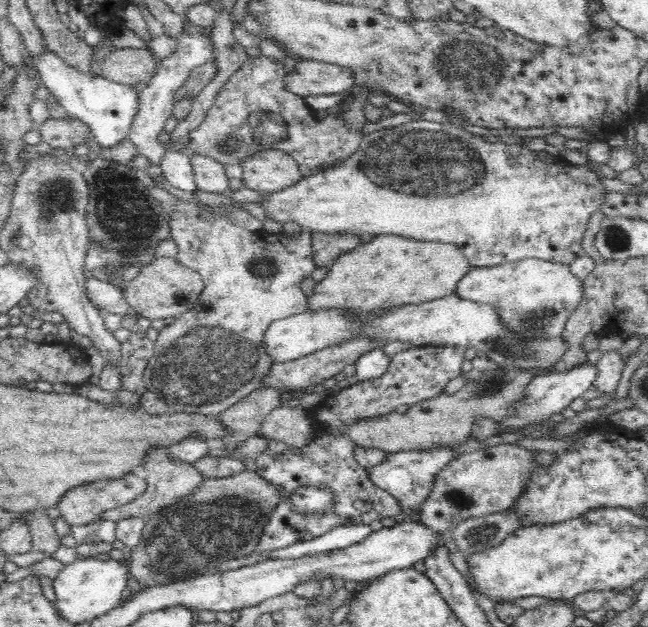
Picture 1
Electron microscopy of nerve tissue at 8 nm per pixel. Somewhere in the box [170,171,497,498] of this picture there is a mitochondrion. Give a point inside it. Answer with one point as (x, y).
(260, 266)

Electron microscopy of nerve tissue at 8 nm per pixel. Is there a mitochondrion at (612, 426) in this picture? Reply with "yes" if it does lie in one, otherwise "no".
no

